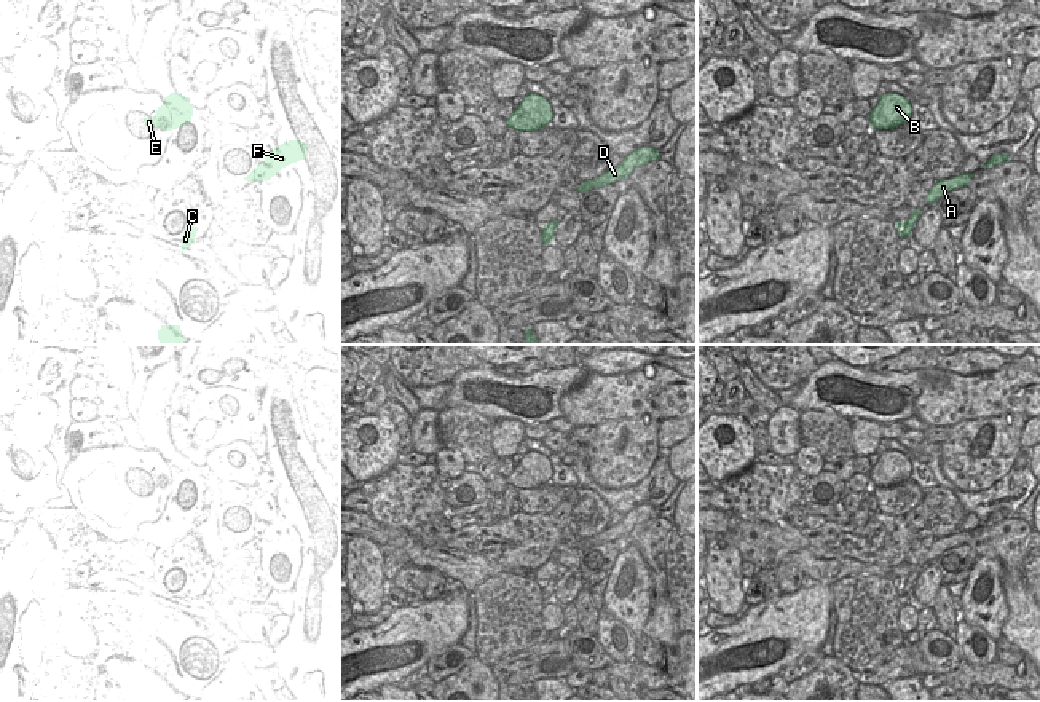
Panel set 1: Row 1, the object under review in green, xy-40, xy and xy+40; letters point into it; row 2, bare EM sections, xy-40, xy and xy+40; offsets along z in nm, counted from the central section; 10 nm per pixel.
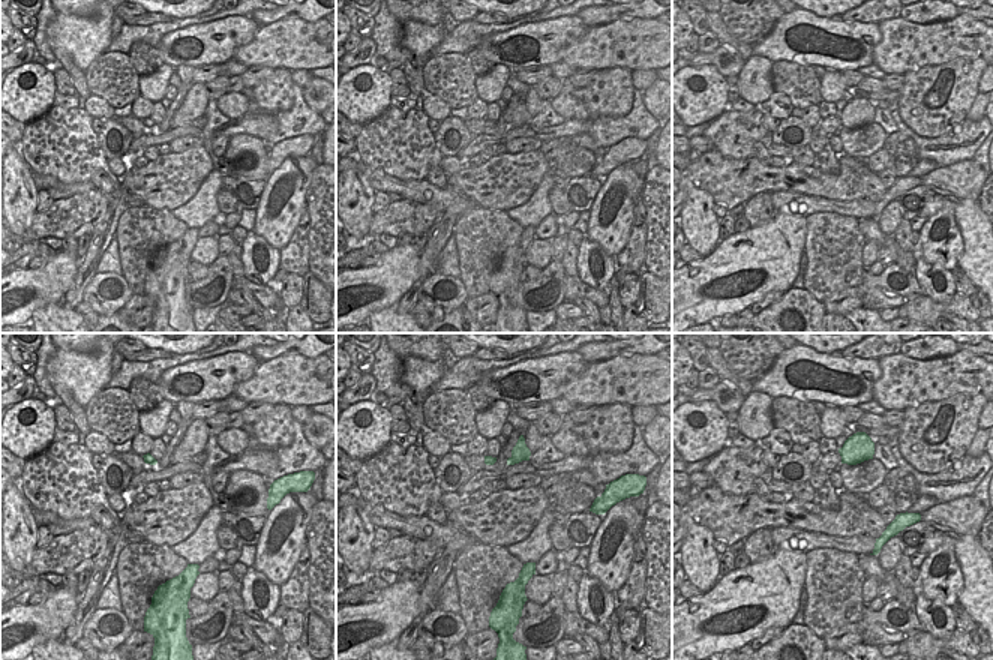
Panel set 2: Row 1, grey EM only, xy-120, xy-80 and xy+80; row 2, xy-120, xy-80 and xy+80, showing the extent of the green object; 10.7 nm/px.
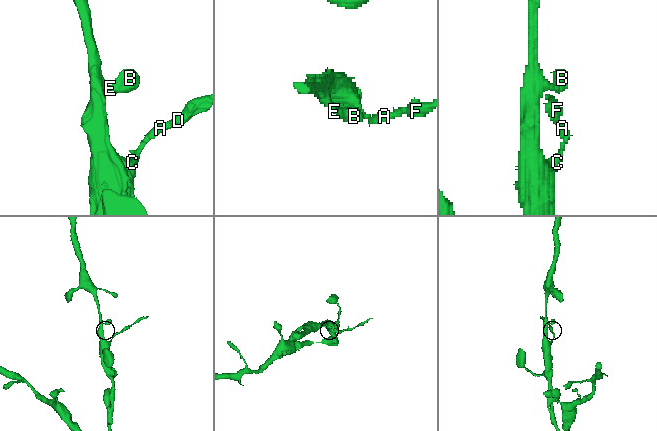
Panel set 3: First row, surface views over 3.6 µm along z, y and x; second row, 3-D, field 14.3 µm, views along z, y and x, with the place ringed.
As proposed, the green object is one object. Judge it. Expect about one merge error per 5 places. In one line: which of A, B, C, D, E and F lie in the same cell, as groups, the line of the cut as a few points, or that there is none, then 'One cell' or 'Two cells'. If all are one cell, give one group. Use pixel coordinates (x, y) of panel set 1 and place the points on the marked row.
Groups: A D F / B C E. Split along xy+40 (905, 222), (913, 227). Two cells

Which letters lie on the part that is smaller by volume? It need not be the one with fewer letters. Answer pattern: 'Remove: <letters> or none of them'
Remove: A, D, F

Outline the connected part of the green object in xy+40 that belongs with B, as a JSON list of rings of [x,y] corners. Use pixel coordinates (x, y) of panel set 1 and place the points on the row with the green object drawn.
[[[887,93],[871,110],[868,120],[873,129],[893,129],[909,123],[911,113],[909,99],[895,93]]]

